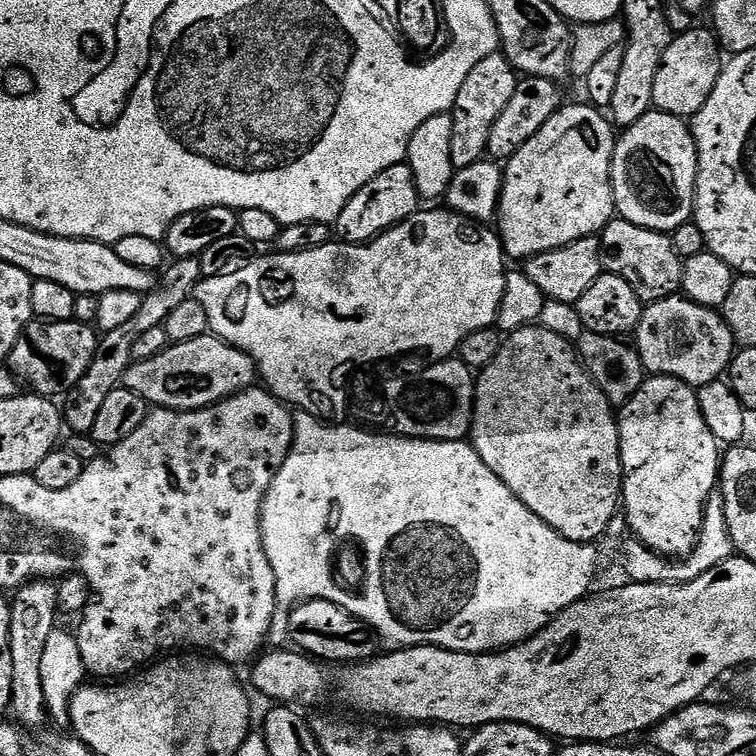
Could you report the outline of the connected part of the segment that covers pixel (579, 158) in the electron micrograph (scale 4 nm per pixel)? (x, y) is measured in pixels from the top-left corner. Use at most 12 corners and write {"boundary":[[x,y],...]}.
{"boundary":[[565,103],[503,165],[517,262],[614,219],[618,136]]}

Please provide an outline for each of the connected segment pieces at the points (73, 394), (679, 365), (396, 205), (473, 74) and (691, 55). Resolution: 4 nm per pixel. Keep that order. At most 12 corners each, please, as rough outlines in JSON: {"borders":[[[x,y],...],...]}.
{"borders":[[[199,257],[171,261],[138,314],[105,333],[65,395],[73,433],[91,433],[133,363],[137,335],[193,295]],[[677,294],[645,307],[645,373],[697,389],[738,345],[717,309]],[[407,162],[366,182],[334,236],[367,244],[421,207]],[[502,54],[470,70],[450,113],[453,169],[477,164],[514,98]],[[704,28],[673,35],[654,74],[655,111],[691,118],[722,67]]]}

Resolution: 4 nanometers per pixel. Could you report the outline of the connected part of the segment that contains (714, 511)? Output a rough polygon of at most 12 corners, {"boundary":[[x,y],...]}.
{"boundary":[[712,492],[691,553],[660,556],[636,537],[618,550],[631,583],[686,584],[733,555]]}

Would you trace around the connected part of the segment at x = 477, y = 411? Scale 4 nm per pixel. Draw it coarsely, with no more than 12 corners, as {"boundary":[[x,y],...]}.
{"boundary":[[573,345],[479,369],[472,449],[546,526],[599,541],[620,426]]}

